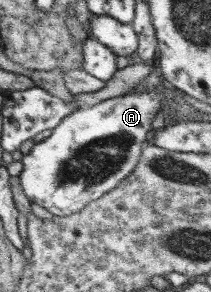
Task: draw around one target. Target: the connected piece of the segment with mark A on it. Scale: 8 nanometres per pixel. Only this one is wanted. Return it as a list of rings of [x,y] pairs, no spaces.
[[[163,92],[124,94],[103,100],[92,107],[78,107],[77,111],[65,117],[43,141],[34,144],[30,153],[23,155],[23,170],[20,173],[21,186],[28,201],[37,203],[53,215],[63,217],[78,212],[90,201],[97,200],[117,185],[138,165],[144,145],[153,131],[152,121],[167,102]]]

